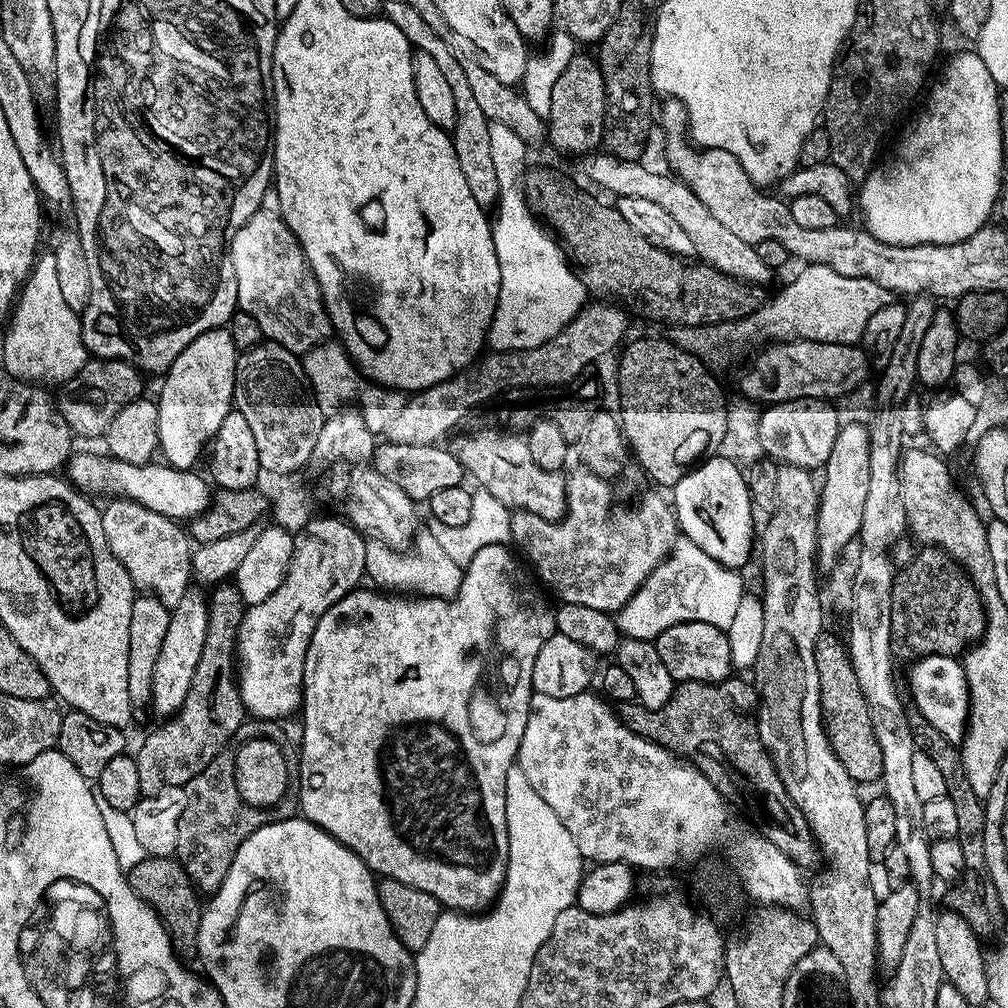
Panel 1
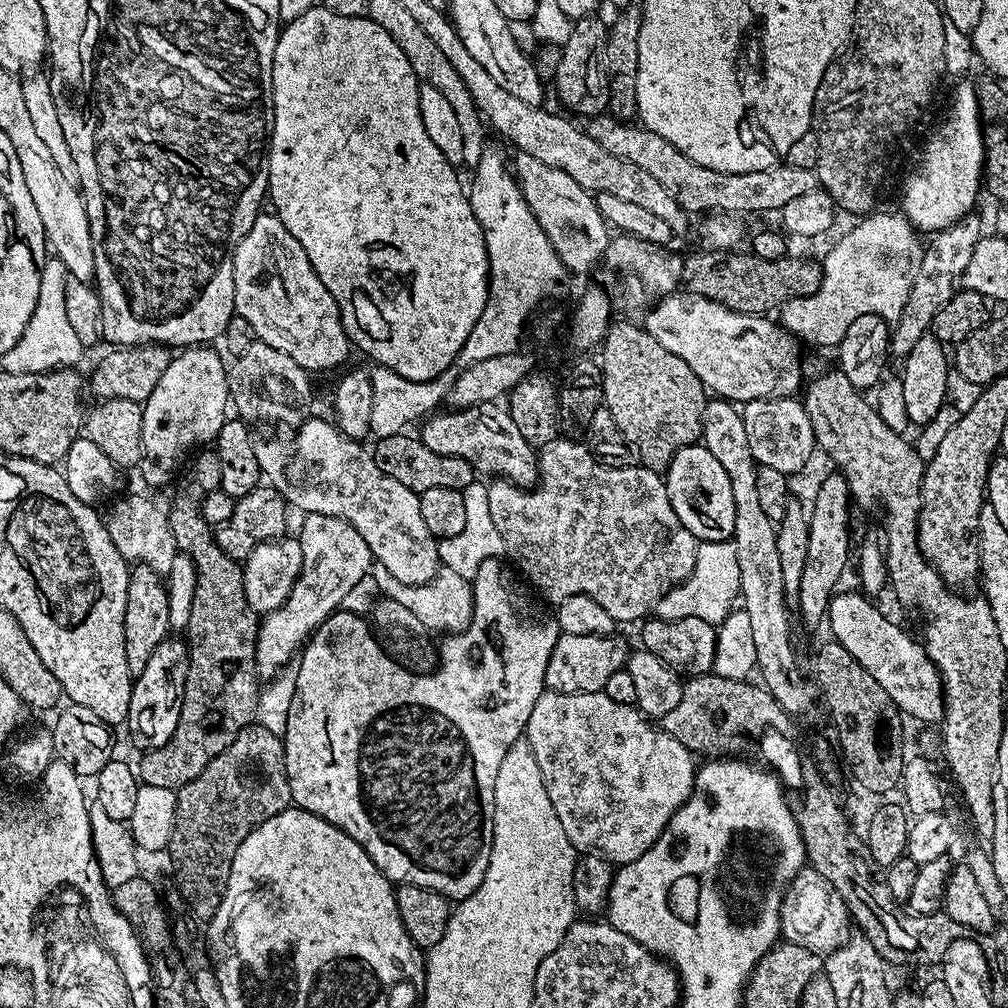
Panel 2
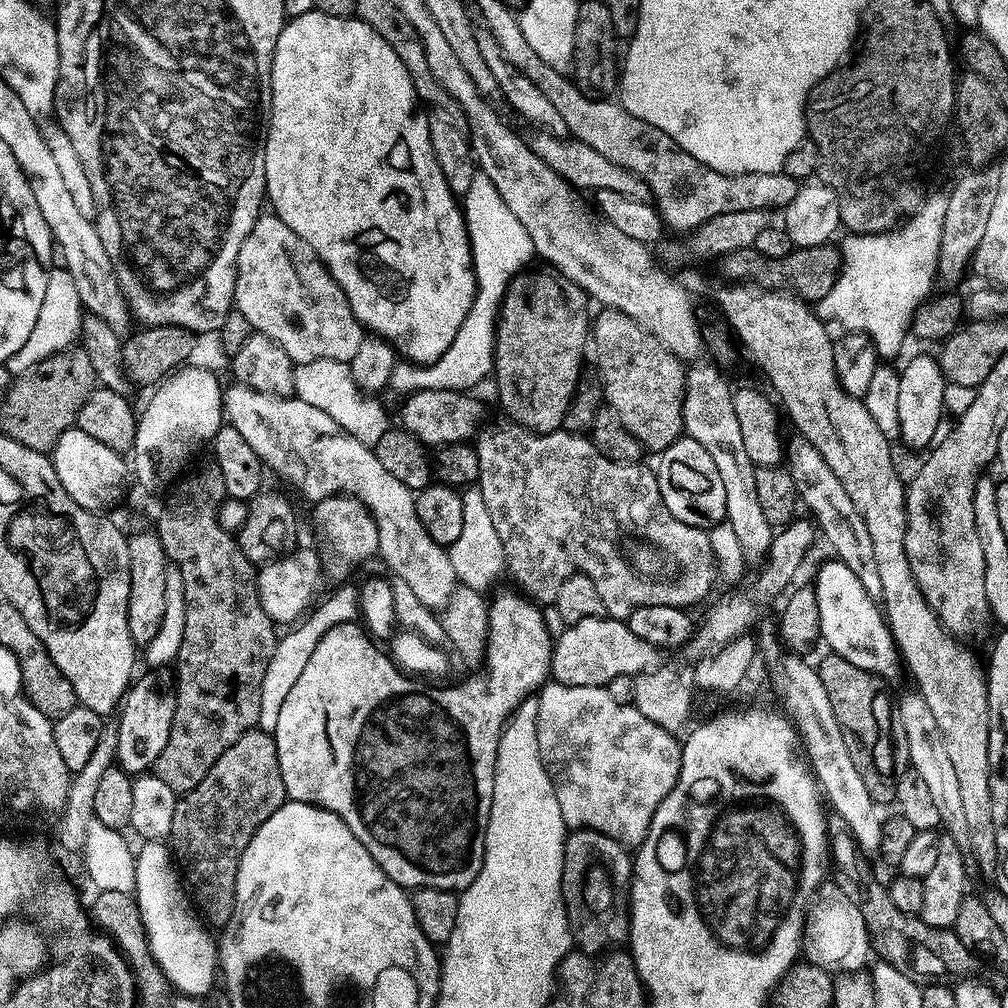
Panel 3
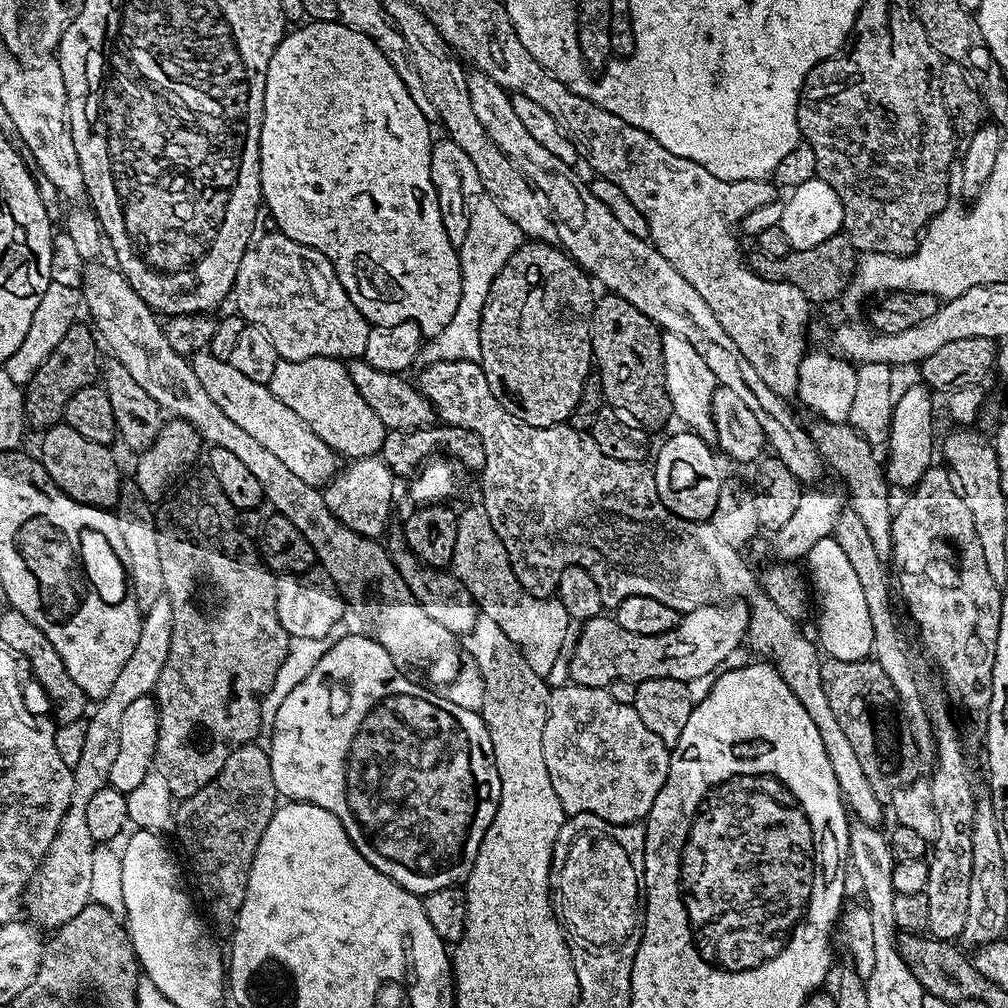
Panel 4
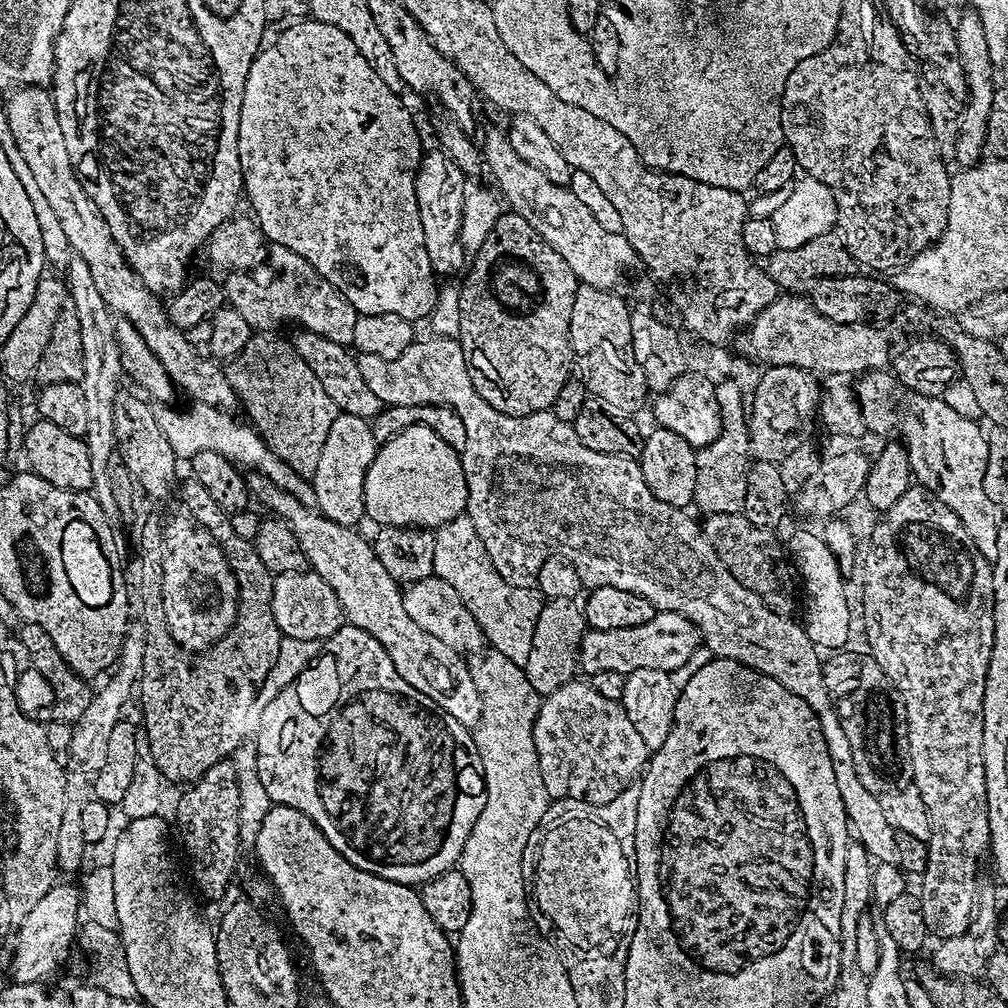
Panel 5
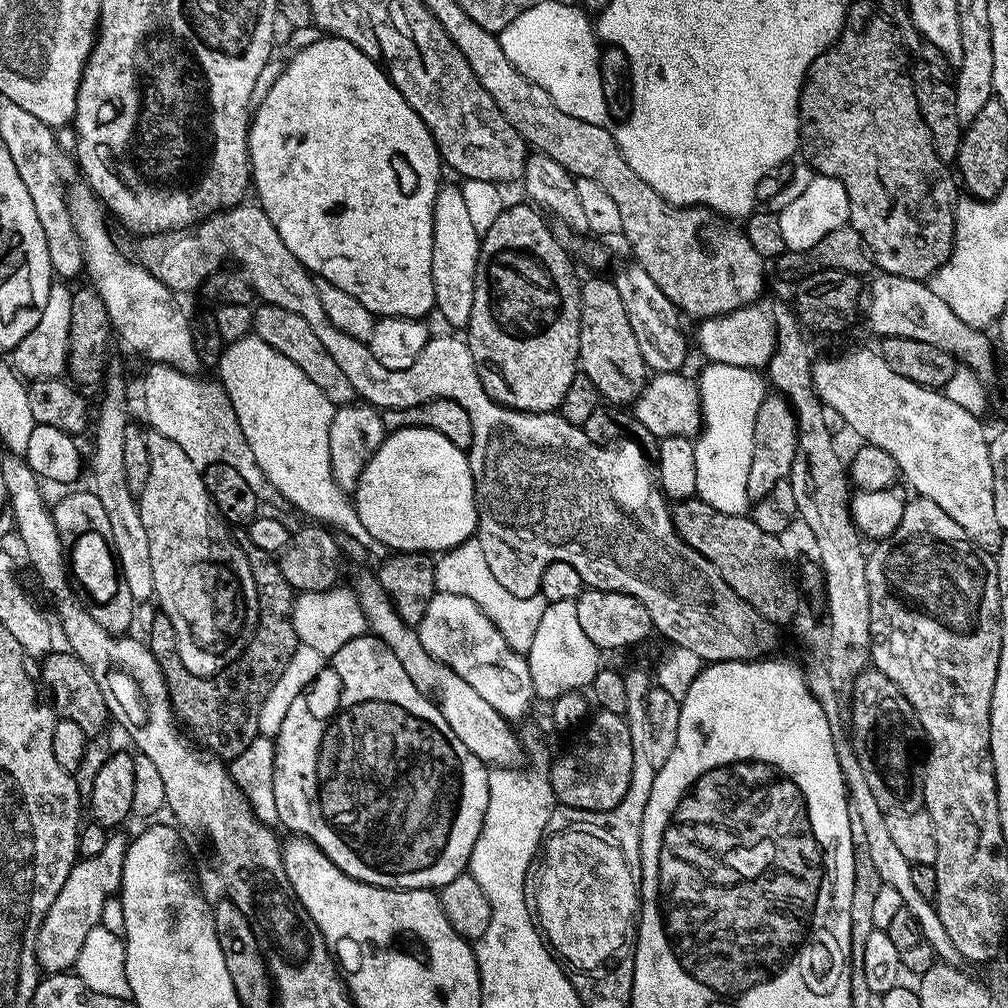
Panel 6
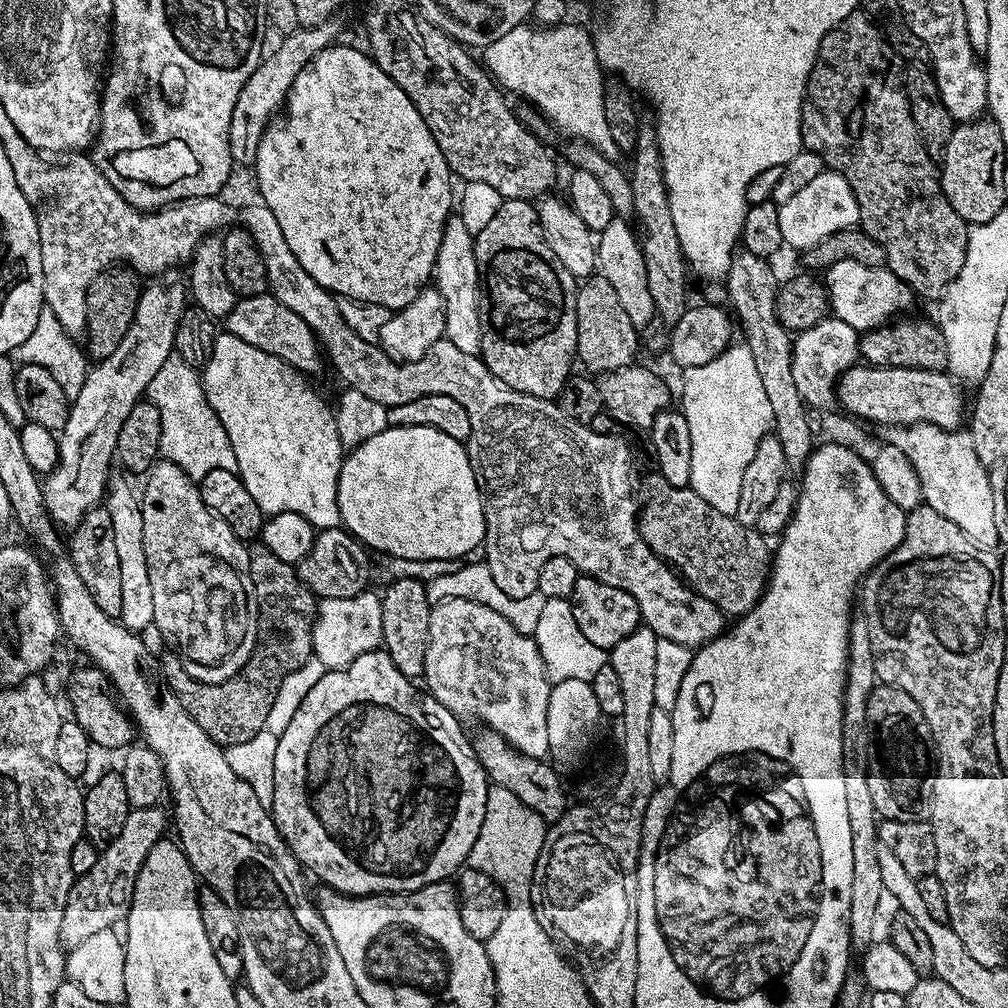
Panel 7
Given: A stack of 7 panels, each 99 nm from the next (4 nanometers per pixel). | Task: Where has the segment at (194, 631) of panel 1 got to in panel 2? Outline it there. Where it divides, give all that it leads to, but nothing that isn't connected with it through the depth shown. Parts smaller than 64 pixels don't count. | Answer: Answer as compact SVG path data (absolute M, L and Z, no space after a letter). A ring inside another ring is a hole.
M175 638L160 642L154 653L150 654L142 674L135 677L126 722L138 739L148 741L149 749L163 748L171 742L174 730L178 730L187 677L188 645L183 639Z

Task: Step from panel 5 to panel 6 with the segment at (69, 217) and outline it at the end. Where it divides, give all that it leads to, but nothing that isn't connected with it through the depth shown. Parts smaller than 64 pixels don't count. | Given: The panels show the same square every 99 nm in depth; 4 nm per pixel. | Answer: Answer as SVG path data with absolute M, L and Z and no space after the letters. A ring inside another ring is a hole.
M91 195L80 196L71 201L70 215L72 225L76 231L76 237L80 240L80 250L84 253L84 268L86 276L90 279L91 287L102 298L106 306L106 314L112 323L112 330L115 339L121 340L132 352L141 352L153 364L168 364L177 368L178 371L186 373L199 373L200 356L196 353L196 344L192 341L192 328L188 325L188 316L180 309L177 297L168 289L162 281L154 278L152 274L144 269L143 264L127 260L122 253L116 249L116 240L112 237L112 232L108 229L108 224L104 221L106 212L103 207Z

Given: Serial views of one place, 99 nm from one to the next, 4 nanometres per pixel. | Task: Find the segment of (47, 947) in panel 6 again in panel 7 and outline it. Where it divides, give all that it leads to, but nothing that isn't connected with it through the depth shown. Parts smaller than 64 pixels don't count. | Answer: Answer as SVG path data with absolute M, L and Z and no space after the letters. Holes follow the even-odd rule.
M160 806L131 809L118 838L114 838L114 842L100 852L98 862L94 862L94 870L75 877L62 914L60 942L65 949L74 949L86 938L111 928L114 922L127 917L134 898L134 882L138 882L138 870L142 870L146 854L150 854L152 847L165 835L164 827L170 824L169 813L164 813L162 809Z

